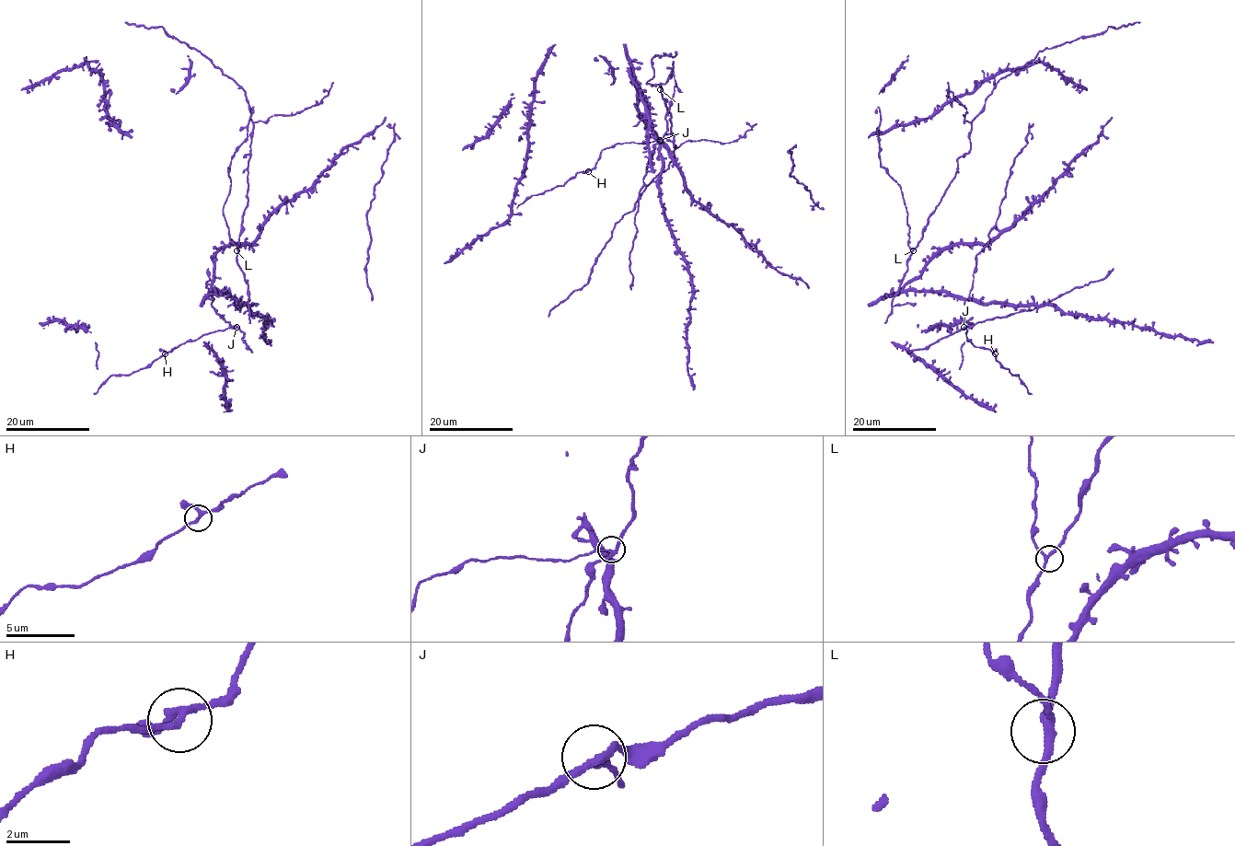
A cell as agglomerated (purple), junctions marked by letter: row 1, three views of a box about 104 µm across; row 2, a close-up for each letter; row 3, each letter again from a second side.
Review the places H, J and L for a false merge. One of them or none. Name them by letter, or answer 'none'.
none

